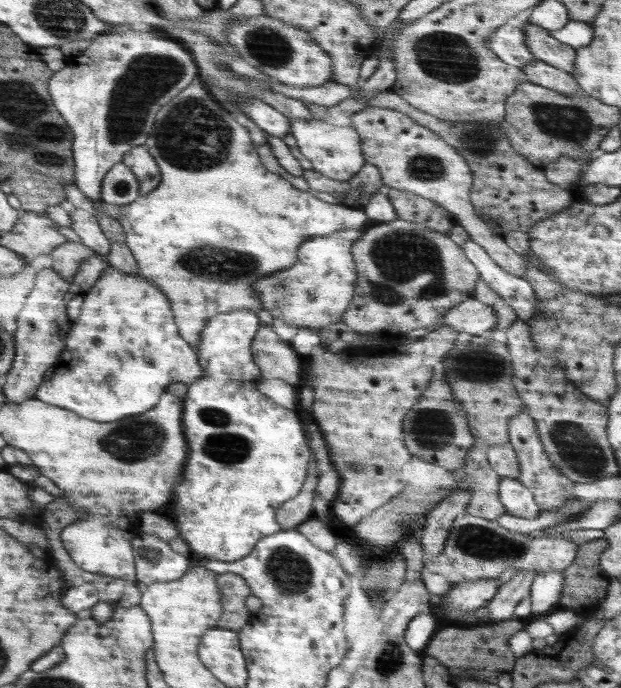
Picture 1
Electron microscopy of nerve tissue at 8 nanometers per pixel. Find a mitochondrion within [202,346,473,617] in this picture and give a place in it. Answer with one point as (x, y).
(290, 574)

